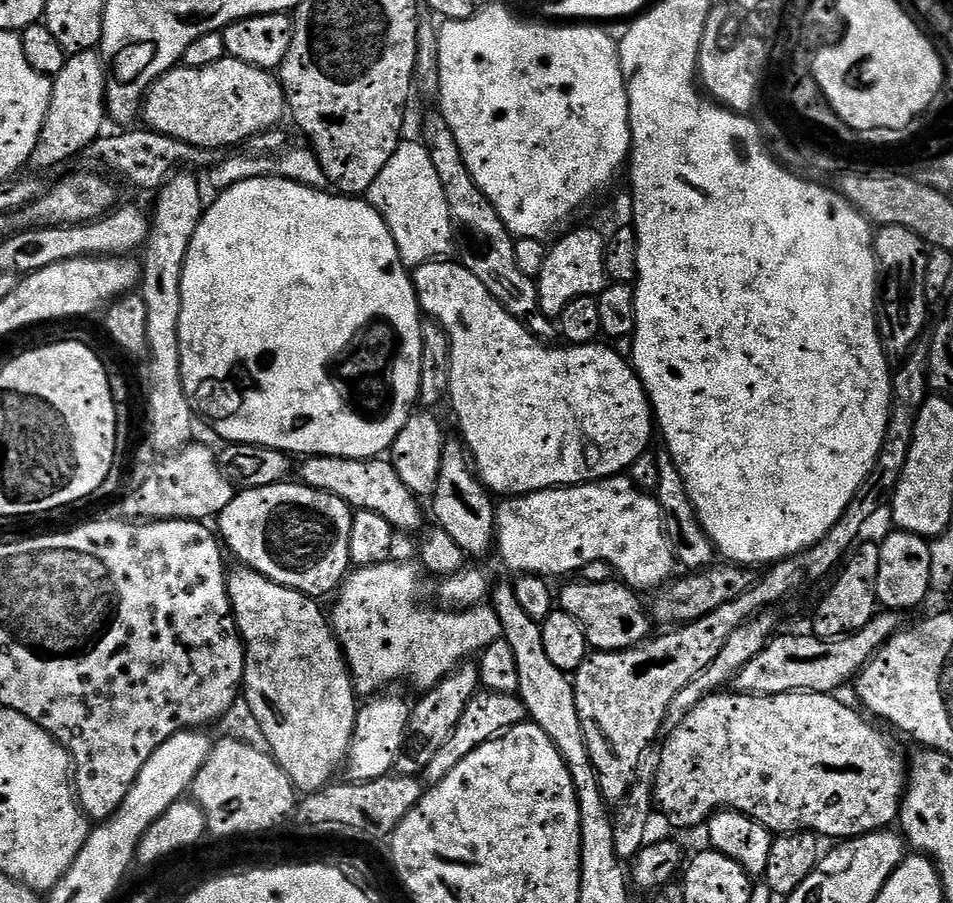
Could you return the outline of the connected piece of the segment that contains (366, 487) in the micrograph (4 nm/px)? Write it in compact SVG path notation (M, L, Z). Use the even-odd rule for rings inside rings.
M309 456L301 464L304 465L300 468L299 483L334 494L334 498L342 498L342 502L346 502L355 511L382 514L382 518L386 518L386 522L390 522L397 533L421 531L421 501L413 492L406 490L391 459L351 460L333 456Z

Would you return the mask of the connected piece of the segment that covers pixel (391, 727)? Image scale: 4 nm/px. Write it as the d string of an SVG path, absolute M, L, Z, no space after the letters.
M380 694L369 699L372 700L369 704L361 703L356 713L354 734L348 747L346 772L348 768L347 779L357 784L389 775L395 769L396 759L404 745L410 711L409 701L404 701L400 696L384 695L388 694Z

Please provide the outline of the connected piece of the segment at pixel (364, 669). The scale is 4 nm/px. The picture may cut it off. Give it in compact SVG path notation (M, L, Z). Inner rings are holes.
M389 562L349 571L344 577L344 583L335 593L336 605L333 606L332 612L330 608L332 630L336 633L340 650L348 662L353 685L360 694L379 693L395 680L405 680L406 683L420 688L421 693L428 692L469 658L483 652L486 646L490 646L490 642L499 640L504 635L502 622L498 622L498 614L487 603L463 610L423 608L420 605L421 569L415 563L396 563Z

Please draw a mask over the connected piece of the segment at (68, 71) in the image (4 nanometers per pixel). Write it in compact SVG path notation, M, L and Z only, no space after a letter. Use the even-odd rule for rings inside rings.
M99 51L73 52L68 57L62 74L52 80L50 106L46 110L46 122L42 122L42 134L32 151L31 167L56 168L67 160L79 157L105 131L106 121L106 73L104 58Z

